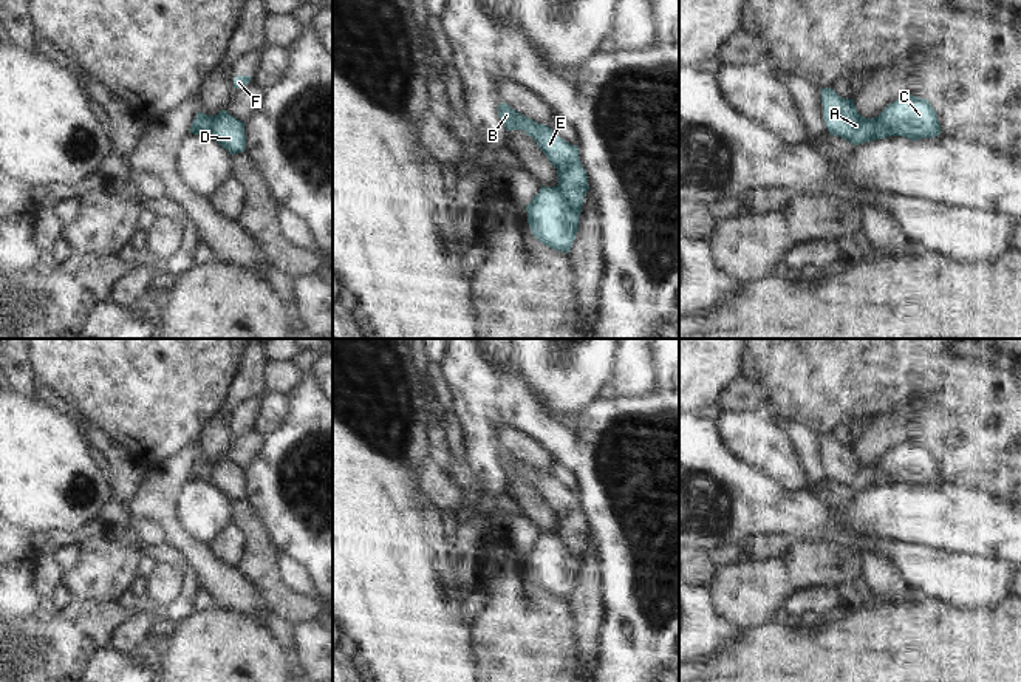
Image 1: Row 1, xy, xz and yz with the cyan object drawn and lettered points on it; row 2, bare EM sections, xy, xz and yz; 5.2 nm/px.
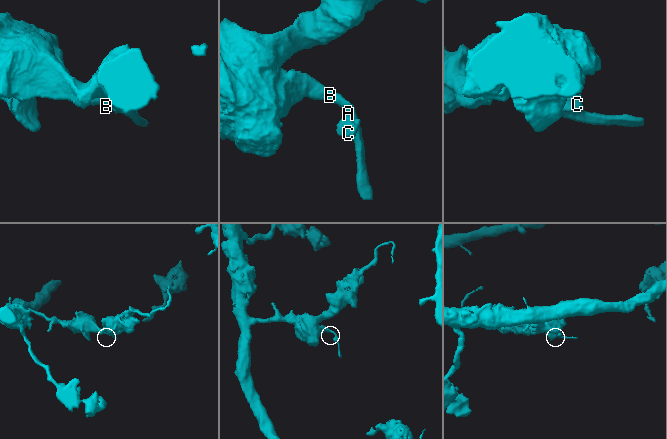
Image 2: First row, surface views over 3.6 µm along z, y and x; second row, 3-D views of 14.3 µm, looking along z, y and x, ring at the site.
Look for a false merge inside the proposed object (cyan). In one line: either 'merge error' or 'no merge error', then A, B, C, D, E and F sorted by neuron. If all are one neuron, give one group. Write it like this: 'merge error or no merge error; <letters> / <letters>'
merge error; A B D E / C F

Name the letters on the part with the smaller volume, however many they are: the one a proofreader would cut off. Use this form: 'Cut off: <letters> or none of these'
Cut off: C, F

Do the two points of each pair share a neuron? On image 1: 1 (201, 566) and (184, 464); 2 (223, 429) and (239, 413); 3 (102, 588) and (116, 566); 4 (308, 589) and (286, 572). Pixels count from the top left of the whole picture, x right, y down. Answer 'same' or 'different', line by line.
1: same
2: different
3: same
4: same

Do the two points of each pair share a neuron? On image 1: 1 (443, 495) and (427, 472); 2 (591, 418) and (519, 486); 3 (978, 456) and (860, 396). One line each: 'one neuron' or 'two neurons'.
1: one neuron
2: two neurons
3: one neuron

